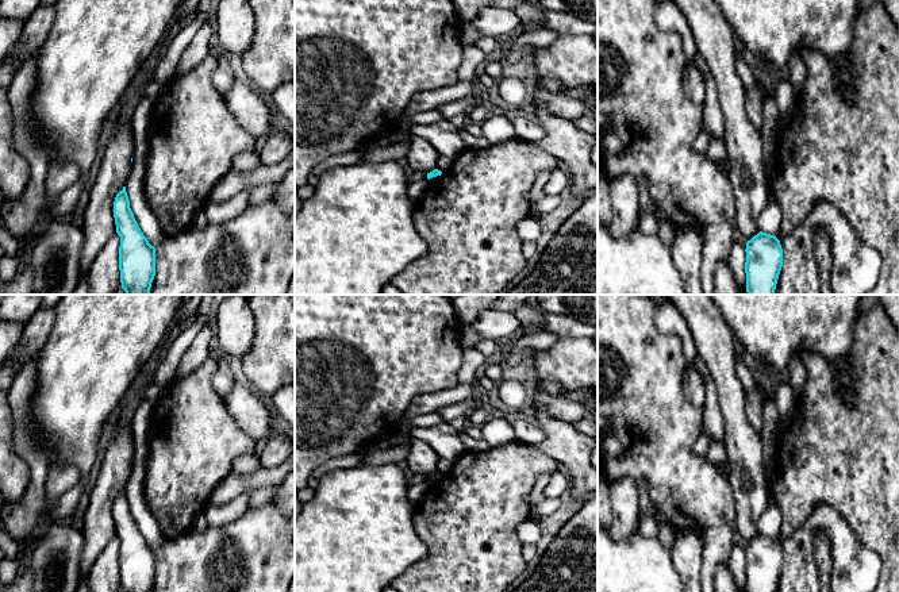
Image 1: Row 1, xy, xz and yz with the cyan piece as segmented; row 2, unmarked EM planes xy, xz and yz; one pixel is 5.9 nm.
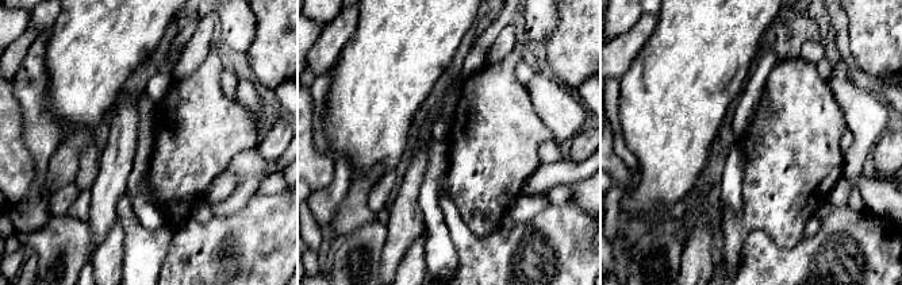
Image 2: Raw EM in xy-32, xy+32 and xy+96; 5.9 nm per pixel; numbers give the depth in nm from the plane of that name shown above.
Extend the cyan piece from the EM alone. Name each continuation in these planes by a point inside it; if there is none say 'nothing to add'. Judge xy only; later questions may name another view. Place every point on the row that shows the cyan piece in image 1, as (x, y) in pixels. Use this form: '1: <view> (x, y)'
nothing to add

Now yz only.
nothing to add

